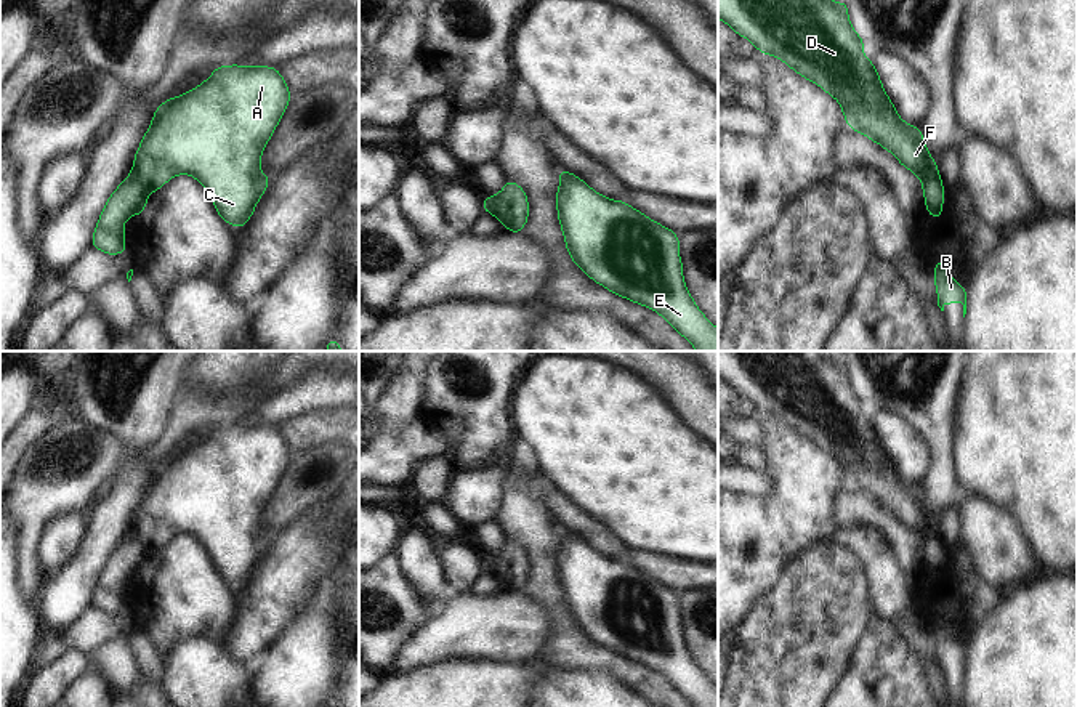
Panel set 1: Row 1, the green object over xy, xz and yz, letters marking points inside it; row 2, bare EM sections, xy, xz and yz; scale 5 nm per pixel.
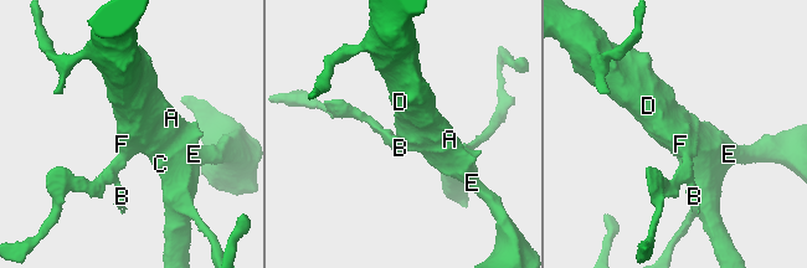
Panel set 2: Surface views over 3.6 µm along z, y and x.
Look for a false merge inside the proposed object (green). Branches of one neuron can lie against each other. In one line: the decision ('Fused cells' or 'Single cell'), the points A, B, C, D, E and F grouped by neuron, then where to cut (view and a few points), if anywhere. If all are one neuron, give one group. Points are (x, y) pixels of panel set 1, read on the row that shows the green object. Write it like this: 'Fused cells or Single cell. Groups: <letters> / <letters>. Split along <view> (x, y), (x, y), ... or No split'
Fused cells. Groups: A C D E F / B. Split along xy (130, 173), (148, 193)

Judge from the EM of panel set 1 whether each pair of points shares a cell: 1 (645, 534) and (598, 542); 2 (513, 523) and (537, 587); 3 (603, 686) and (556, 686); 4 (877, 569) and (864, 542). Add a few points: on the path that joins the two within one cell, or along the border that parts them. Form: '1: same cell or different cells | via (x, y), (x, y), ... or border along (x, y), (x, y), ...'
1: different cells | border along (588, 517), (601, 523), (627, 547)
2: same cell | via (529, 539), (539, 549), (539, 571)
3: same cell | via (592, 686), (568, 686)
4: same cell | via (877, 563), (877, 555), (871, 549)

